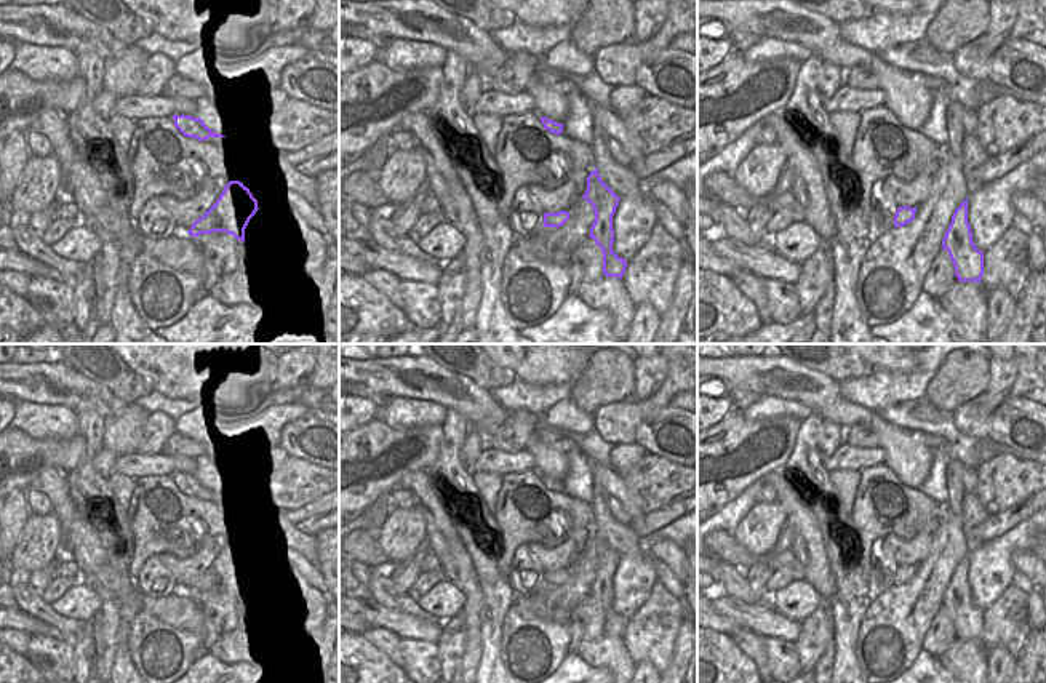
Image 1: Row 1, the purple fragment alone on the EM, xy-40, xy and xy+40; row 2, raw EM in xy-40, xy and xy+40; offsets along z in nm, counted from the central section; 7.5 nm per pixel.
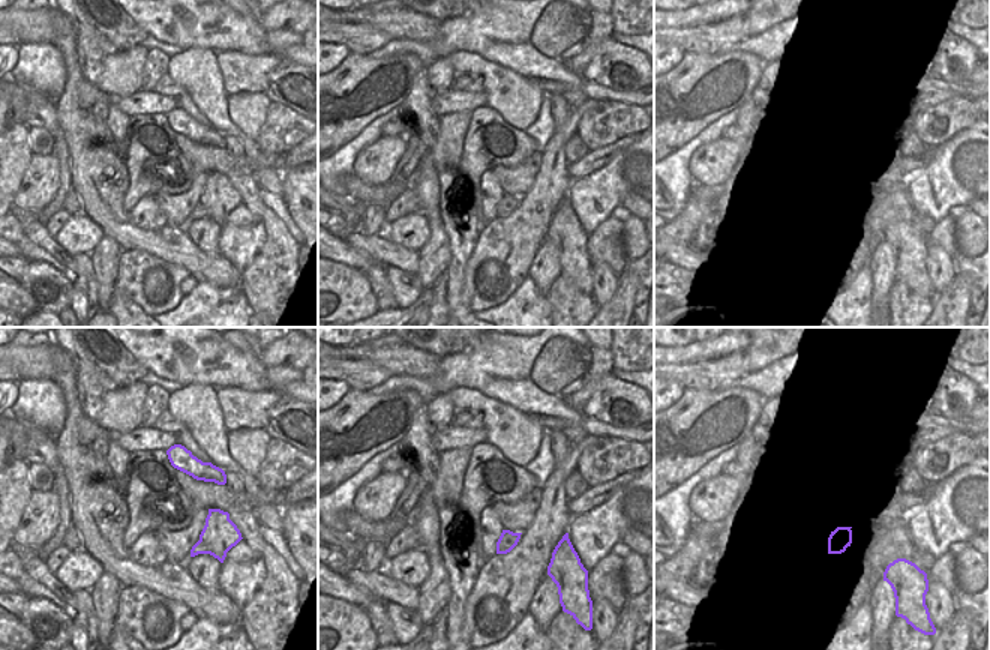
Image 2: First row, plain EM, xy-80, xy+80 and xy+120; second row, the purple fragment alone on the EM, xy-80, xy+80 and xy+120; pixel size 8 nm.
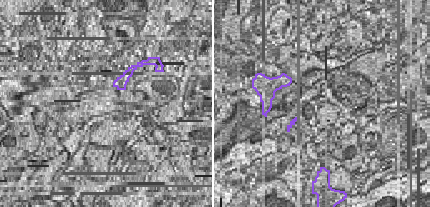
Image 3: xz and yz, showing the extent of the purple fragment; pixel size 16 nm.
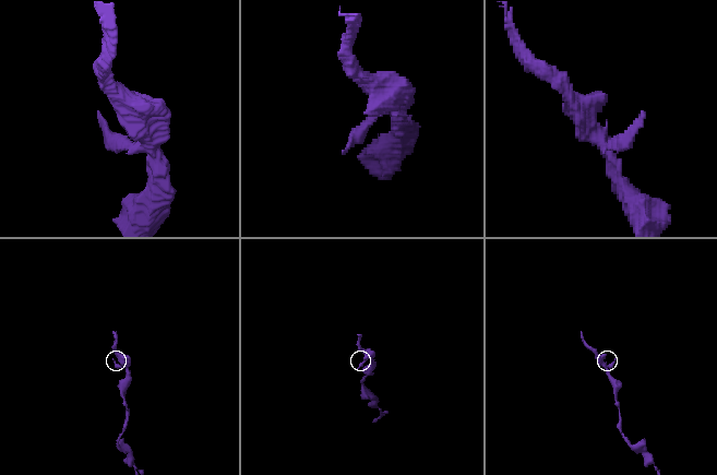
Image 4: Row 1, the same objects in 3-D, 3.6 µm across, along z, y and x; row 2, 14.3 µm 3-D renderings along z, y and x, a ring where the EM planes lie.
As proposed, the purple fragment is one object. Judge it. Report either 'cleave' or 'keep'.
keep

